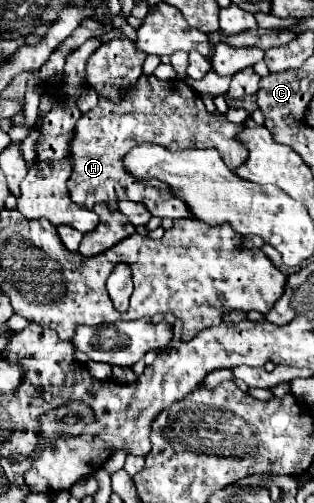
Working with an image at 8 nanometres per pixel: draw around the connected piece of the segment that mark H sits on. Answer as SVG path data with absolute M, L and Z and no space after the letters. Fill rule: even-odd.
M141 75L137 85L123 97L121 105L113 105L107 99L99 97L99 105L85 113L75 127L75 135L69 147L69 159L73 161L73 173L67 181L71 201L79 207L93 209L95 203L109 203L131 199L147 205L151 215L181 219L191 217L185 203L171 195L161 181L135 181L123 167L123 155L141 145L157 143L167 149L207 149L215 147L221 155L241 155L237 161L247 159L247 149L235 139L241 131L239 125L229 123L221 113L207 113L201 97L185 81L159 81L155 75ZM143 101L143 105L141 105Z

